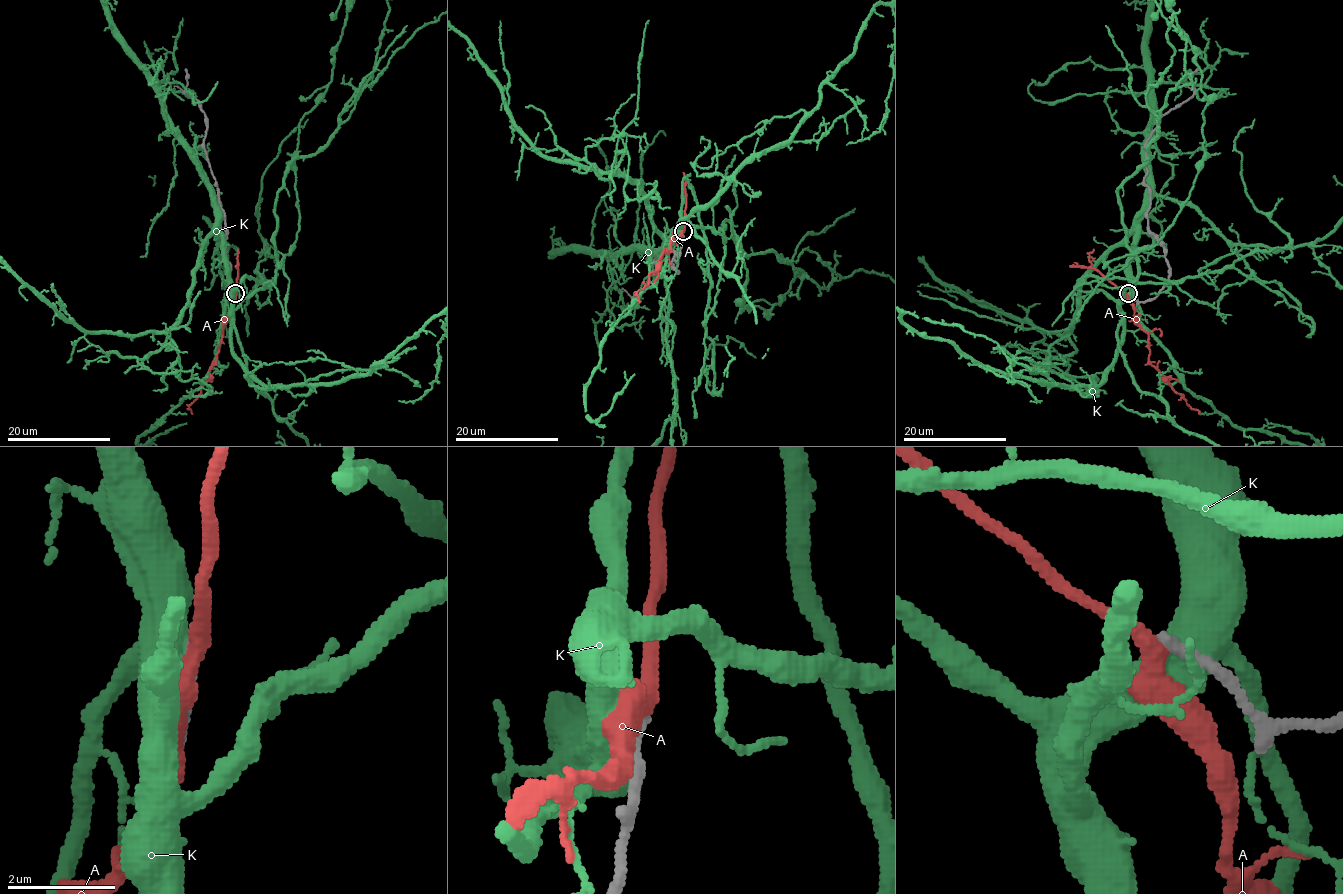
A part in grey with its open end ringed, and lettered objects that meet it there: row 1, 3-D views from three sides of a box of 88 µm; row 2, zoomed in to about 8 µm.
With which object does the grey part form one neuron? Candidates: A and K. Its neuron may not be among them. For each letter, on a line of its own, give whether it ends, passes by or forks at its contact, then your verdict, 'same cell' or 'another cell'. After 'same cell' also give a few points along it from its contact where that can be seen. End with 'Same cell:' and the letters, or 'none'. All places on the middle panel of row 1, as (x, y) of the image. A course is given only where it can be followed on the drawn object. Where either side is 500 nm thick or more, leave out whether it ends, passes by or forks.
A: it passes by | another cell
K: another cell
Same cell: none

